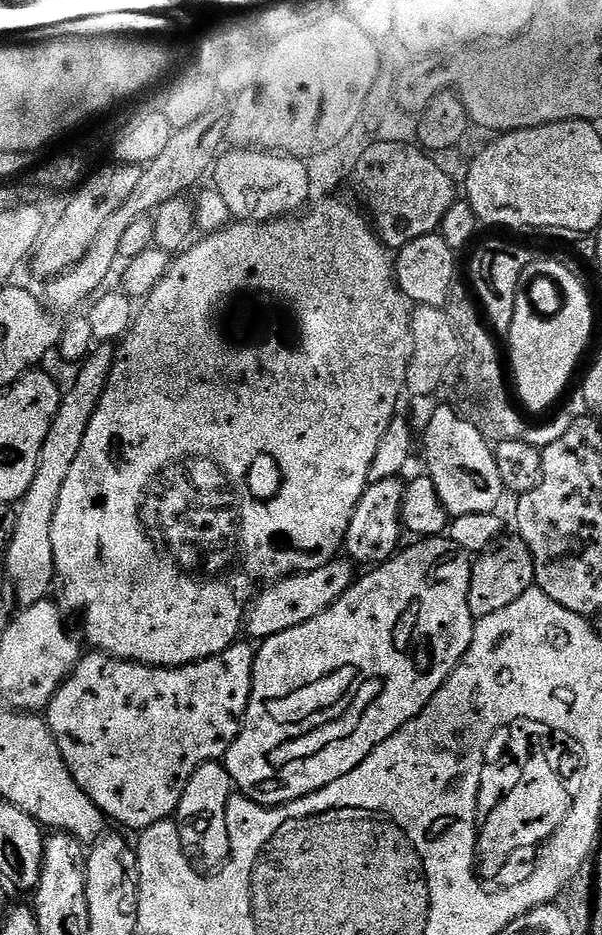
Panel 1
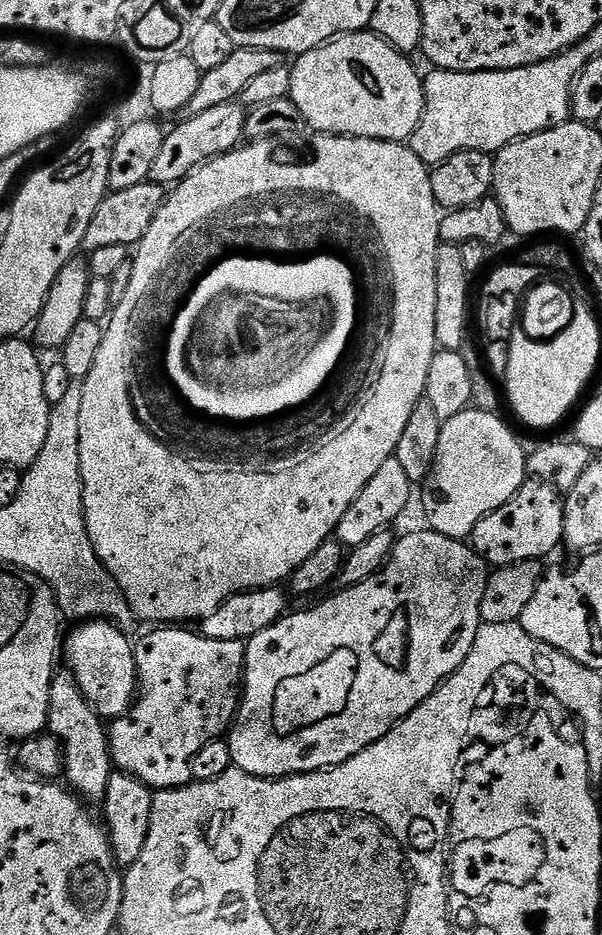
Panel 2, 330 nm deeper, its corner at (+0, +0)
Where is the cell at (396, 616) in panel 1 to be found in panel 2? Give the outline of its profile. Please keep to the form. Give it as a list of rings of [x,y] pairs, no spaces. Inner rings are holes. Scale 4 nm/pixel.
[[[431,530],[423,531],[412,532],[404,537],[401,535],[392,549],[388,563],[370,578],[366,578],[366,582],[358,582],[358,586],[340,588],[333,596],[325,595],[321,604],[316,604],[305,612],[296,612],[293,616],[285,614],[276,624],[271,624],[269,628],[247,641],[244,650],[244,682],[240,711],[236,713],[236,719],[226,736],[235,767],[251,776],[261,776],[263,780],[279,780],[285,776],[323,772],[325,768],[338,766],[354,758],[354,754],[366,750],[366,746],[390,734],[390,730],[398,721],[405,720],[417,706],[426,702],[426,698],[434,694],[434,690],[443,684],[445,678],[454,674],[458,666],[462,666],[462,662],[470,654],[470,646],[474,646],[474,638],[482,623],[482,593],[486,590],[490,568],[475,548],[464,540],[455,540]]]

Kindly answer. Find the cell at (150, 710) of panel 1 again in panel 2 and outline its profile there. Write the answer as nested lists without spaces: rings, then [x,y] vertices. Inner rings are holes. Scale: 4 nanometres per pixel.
[[[156,626],[148,630],[152,632],[146,633],[140,641],[138,639],[135,641],[136,683],[138,685],[136,698],[133,700],[132,706],[126,715],[111,721],[110,727],[108,728],[108,749],[112,752],[113,765],[121,772],[138,777],[145,786],[153,790],[181,788],[182,786],[193,783],[192,759],[194,758],[194,754],[198,754],[198,750],[202,750],[202,746],[206,746],[206,742],[221,739],[231,729],[236,719],[236,713],[240,711],[242,685],[244,682],[245,641],[215,640],[214,638],[201,636],[199,631],[192,630],[192,632],[187,632],[186,629],[187,627],[184,626]]]

